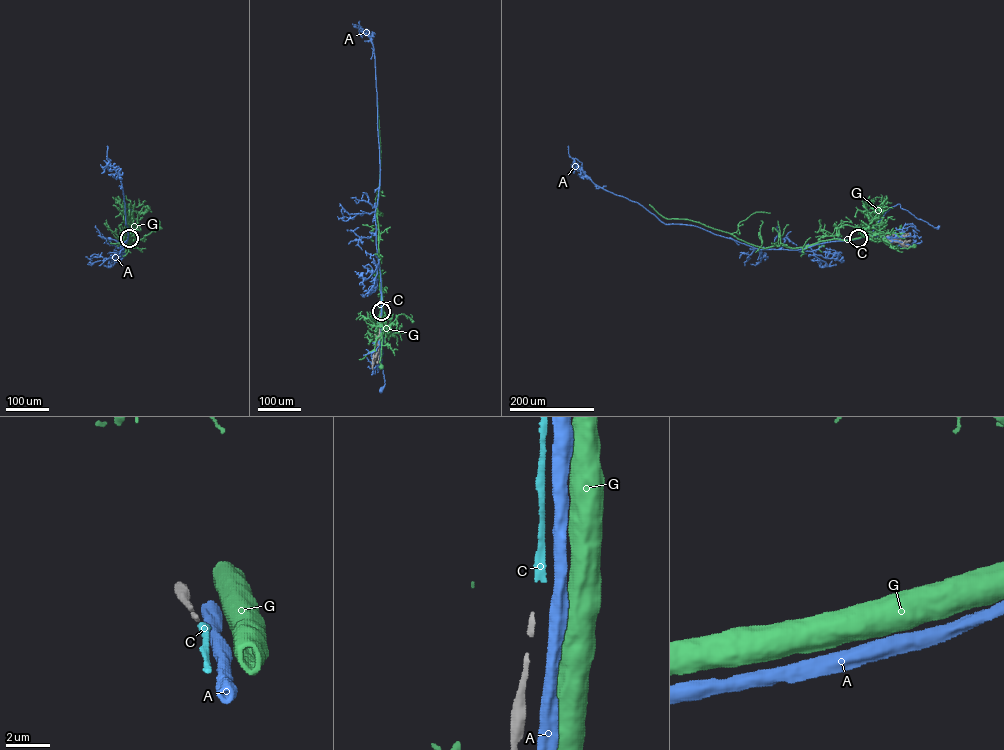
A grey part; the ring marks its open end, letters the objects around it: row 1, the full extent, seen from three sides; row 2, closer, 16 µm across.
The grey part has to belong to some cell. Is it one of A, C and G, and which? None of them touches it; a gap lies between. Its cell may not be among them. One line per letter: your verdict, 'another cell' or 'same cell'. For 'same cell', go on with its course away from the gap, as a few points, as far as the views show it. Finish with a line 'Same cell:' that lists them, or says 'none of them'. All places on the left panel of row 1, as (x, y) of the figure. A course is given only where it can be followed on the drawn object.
A: another cell
C: same cell
G: another cell
Same cell: C

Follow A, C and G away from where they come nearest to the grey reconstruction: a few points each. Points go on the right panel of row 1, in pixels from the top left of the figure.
A: (859, 238), (869, 234), (884, 214), (899, 204), (918, 219), (938, 227)
C: (858, 238), (843, 239)
G: (858, 237), (877, 231), (892, 245), (900, 248), (914, 246)

